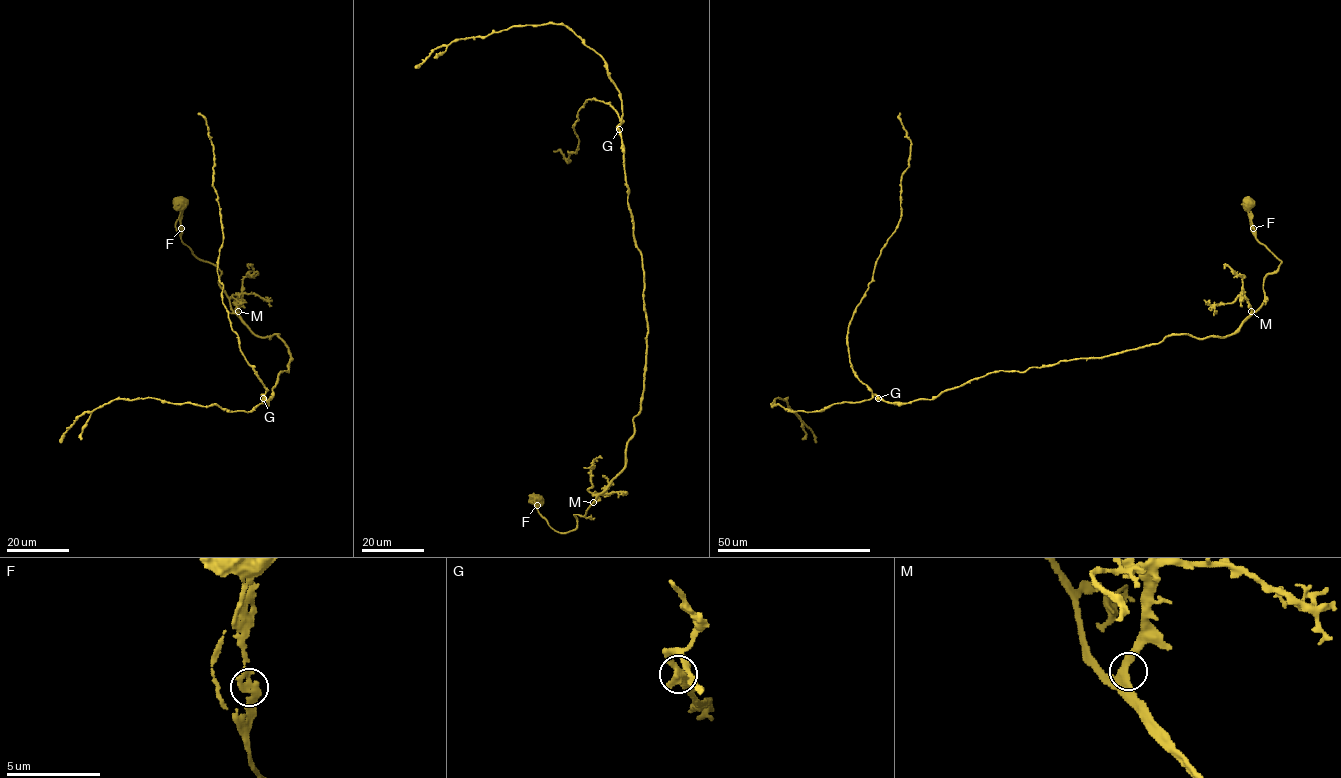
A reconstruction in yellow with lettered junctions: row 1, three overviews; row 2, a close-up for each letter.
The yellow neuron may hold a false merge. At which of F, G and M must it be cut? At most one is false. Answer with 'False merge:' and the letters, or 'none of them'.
False merge: none of them

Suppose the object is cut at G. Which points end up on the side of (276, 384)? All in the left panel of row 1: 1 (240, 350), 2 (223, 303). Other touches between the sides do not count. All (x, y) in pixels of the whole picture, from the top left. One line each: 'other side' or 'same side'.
1: other side
2: other side

